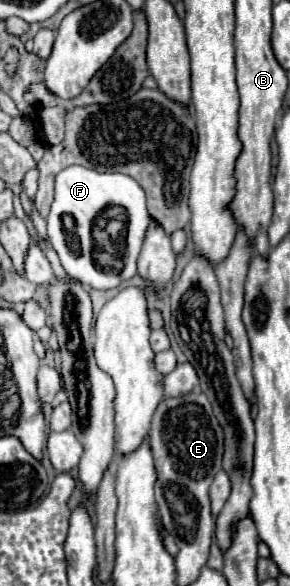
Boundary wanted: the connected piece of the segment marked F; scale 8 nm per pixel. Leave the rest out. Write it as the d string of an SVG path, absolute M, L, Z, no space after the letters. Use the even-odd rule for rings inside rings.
M69 166L57 174L55 200L47 216L47 236L65 272L81 284L109 290L133 278L149 224L151 216L145 206L145 190L131 176L81 166ZM105 212L107 222L101 218ZM71 234L77 236L79 244L71 242Z

